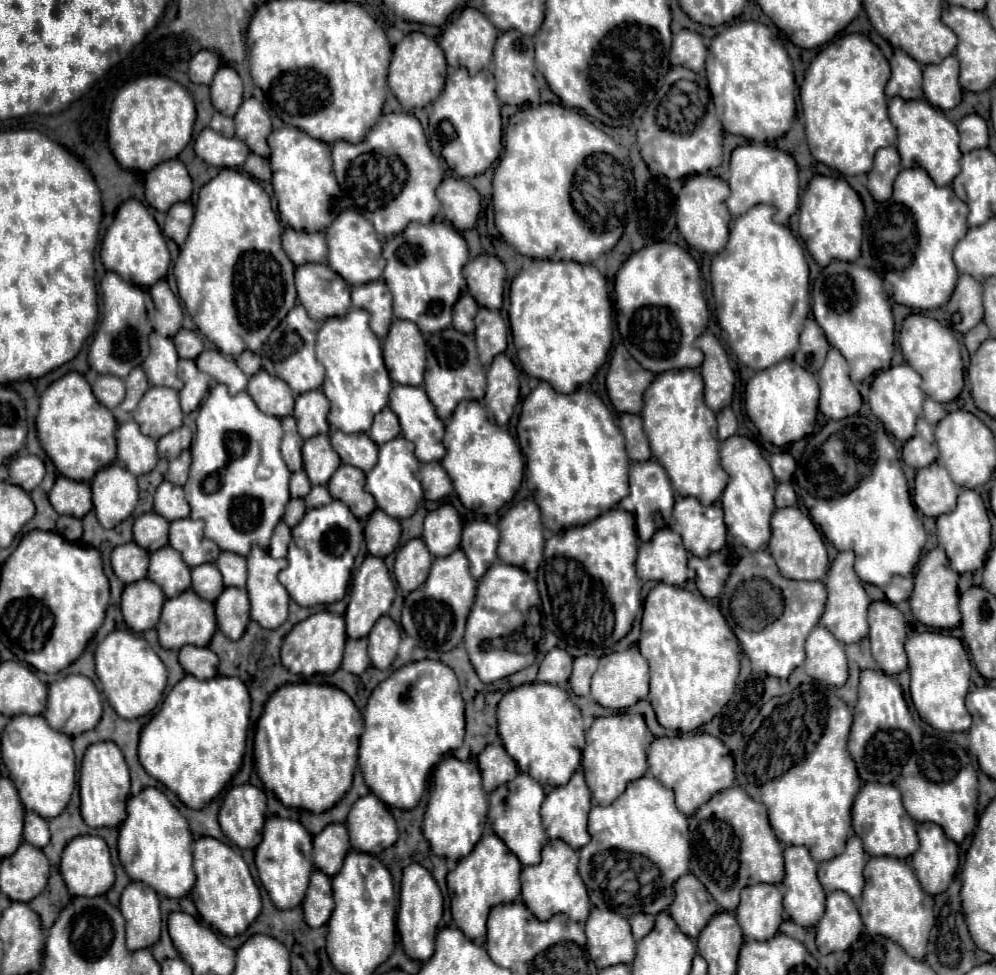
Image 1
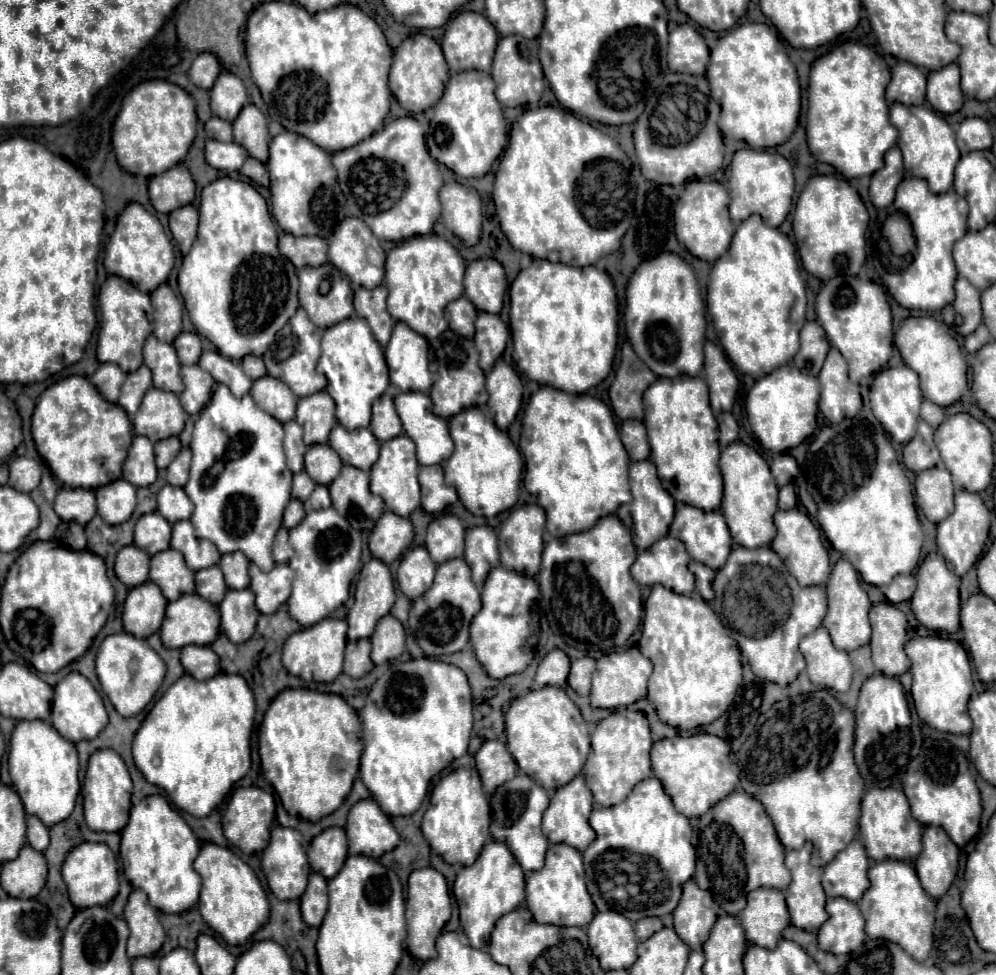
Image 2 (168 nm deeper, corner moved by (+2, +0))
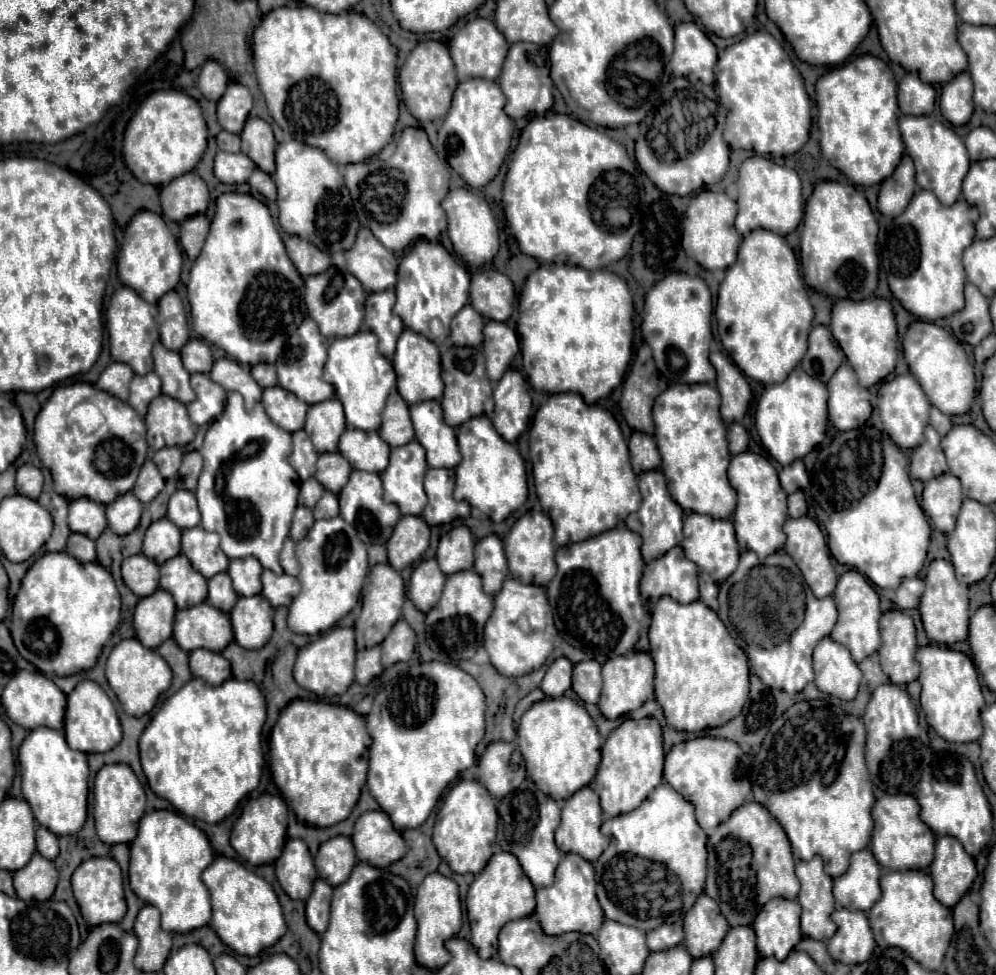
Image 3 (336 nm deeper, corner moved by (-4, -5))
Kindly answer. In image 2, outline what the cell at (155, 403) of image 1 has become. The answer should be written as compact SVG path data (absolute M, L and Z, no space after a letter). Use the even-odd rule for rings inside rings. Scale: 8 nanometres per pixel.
M150 388L132 420L134 434L148 436L152 442L178 436L184 430L186 412L174 392Z

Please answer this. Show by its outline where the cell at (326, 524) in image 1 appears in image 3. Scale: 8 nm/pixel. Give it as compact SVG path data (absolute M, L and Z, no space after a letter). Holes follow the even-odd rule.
M342 517L320 519L312 525L310 533L296 543L296 557L300 561L298 581L302 585L298 597L288 611L288 627L294 633L316 635L334 627L344 615L348 615L358 599L368 573L366 545L358 539L352 525L346 525Z

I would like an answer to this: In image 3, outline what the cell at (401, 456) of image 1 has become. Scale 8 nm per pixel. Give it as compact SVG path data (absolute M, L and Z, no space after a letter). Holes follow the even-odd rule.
M418 441L392 449L390 465L386 473L380 473L384 501L398 505L402 515L422 515L426 507L426 493L422 487L426 469L426 455Z

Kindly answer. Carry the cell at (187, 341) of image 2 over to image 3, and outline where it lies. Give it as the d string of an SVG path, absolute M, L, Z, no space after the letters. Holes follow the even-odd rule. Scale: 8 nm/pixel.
M192 339L192 341L188 341L188 343L182 347L180 355L182 355L184 367L186 367L190 373L210 373L212 365L214 365L210 347L208 347L202 339Z

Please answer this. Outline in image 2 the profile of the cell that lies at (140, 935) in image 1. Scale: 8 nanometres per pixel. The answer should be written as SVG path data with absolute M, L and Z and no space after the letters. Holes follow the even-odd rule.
M132 890L124 906L124 920L130 928L128 956L154 956L160 950L166 934L158 920L156 908L148 902L146 892Z

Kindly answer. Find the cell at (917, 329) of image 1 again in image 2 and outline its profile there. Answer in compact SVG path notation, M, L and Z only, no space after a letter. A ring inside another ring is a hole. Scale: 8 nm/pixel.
M920 316L920 318L906 318L896 332L894 338L896 348L900 350L900 356L904 362L920 376L920 388L924 392L926 400L932 400L940 406L950 406L956 400L960 400L962 392L968 388L968 366L960 352L958 342L950 334L948 326L944 322L934 320L932 316Z

